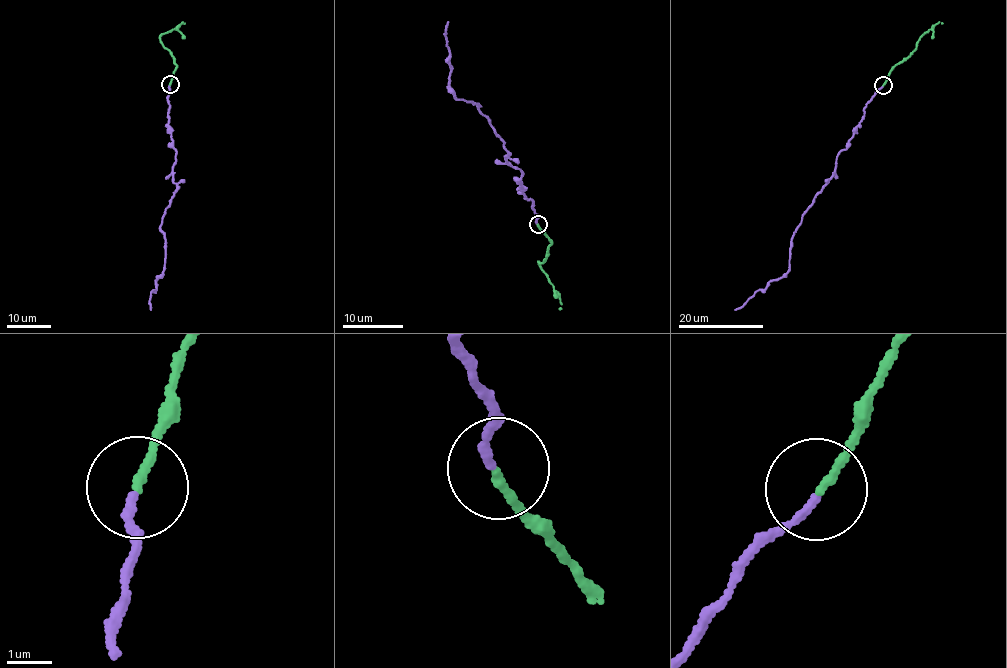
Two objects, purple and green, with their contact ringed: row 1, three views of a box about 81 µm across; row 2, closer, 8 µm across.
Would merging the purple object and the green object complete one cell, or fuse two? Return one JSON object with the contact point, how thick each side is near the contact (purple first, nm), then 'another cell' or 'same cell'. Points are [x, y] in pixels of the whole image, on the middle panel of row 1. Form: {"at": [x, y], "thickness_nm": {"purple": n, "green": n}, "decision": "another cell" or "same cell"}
{"at": [538, 224], "thickness_nm": {"purple": 160, "green": 180}, "decision": "same cell"}

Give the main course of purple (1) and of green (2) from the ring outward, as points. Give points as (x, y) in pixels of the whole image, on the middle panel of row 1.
1: (537, 224), (519, 168), (506, 163), (507, 150), (478, 103), (456, 99), (450, 85), (448, 22)
2: (538, 224), (551, 243), (543, 262), (538, 262), (559, 298), (560, 310)

